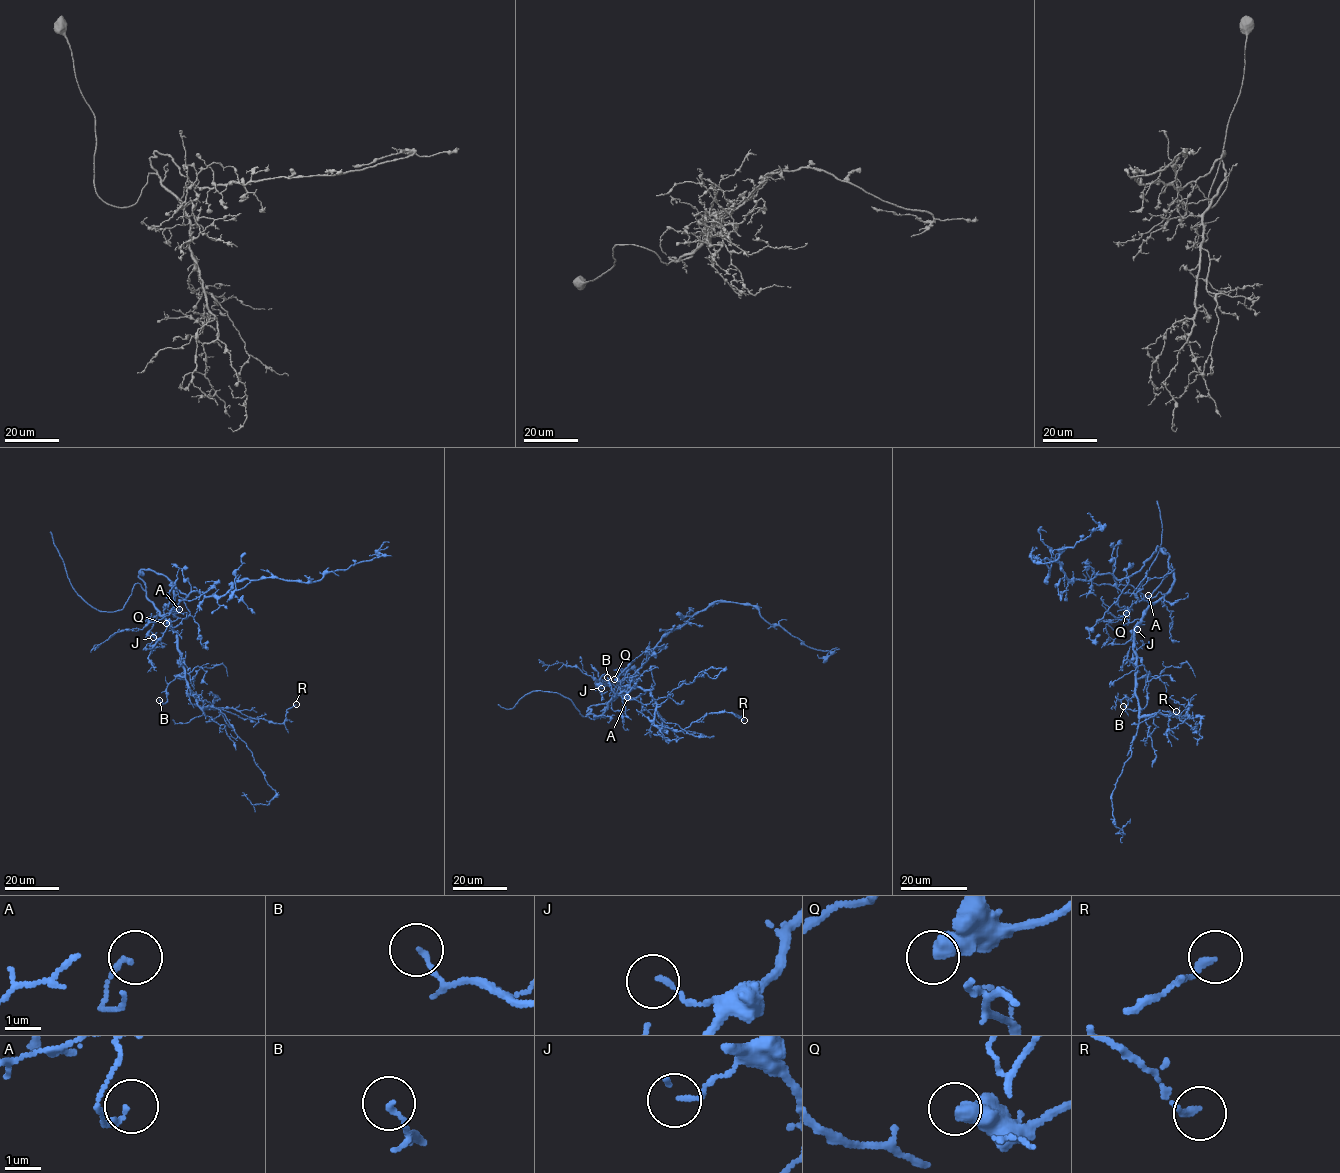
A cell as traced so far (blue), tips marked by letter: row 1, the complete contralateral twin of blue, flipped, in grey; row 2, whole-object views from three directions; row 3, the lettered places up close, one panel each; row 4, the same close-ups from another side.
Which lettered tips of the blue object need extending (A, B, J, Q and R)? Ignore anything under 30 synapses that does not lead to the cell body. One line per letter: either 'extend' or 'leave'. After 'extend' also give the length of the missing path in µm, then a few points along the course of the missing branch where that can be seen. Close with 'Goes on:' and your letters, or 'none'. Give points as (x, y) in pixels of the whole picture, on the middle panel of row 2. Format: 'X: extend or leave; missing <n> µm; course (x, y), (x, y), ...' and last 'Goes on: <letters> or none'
A: leave
B: leave
J: leave
Q: leave
R: leave
Goes on: none

